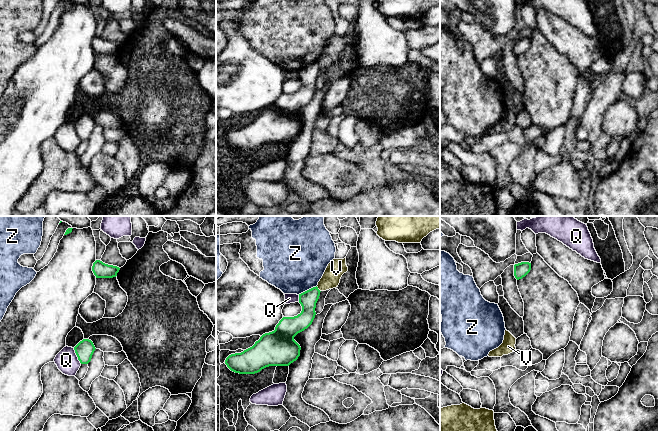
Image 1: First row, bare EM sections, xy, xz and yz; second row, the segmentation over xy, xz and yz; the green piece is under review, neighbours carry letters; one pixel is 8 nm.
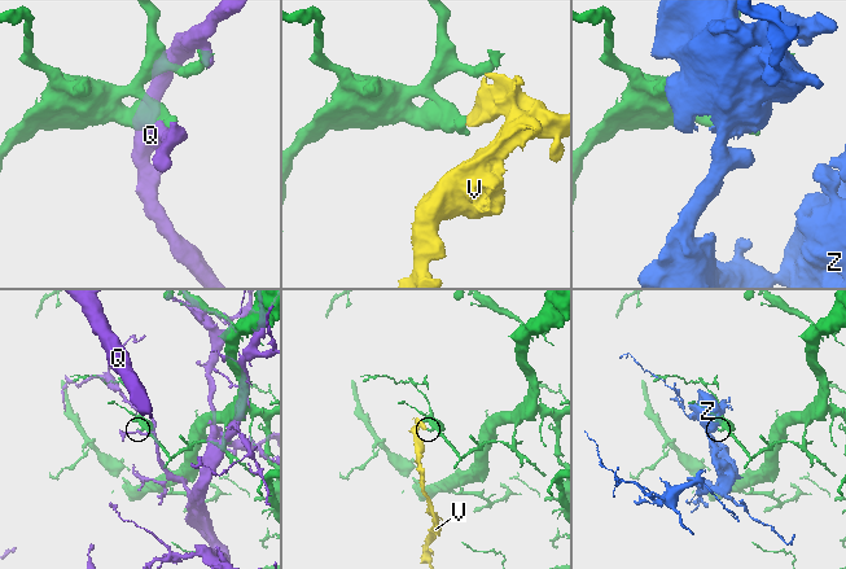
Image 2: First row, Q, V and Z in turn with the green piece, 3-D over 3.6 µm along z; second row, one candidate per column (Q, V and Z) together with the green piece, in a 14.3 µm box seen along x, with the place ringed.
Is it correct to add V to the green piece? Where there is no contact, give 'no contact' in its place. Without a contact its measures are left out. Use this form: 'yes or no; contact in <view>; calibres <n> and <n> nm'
no; contact in xz; calibres 140 and 150 nm

